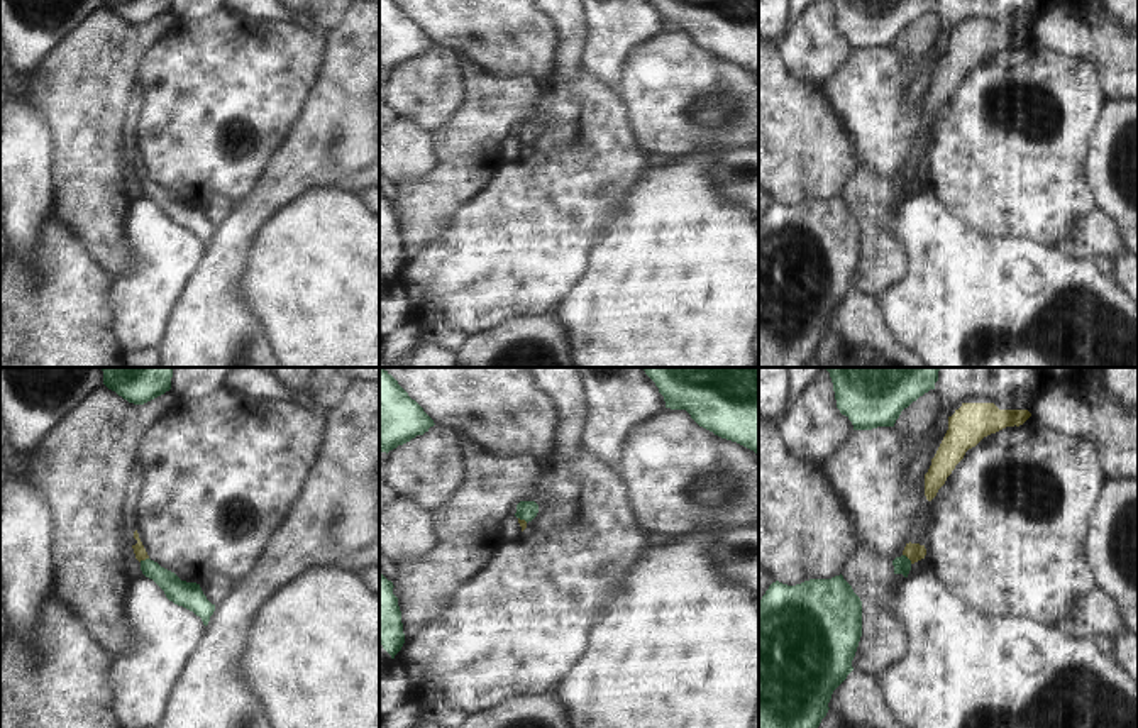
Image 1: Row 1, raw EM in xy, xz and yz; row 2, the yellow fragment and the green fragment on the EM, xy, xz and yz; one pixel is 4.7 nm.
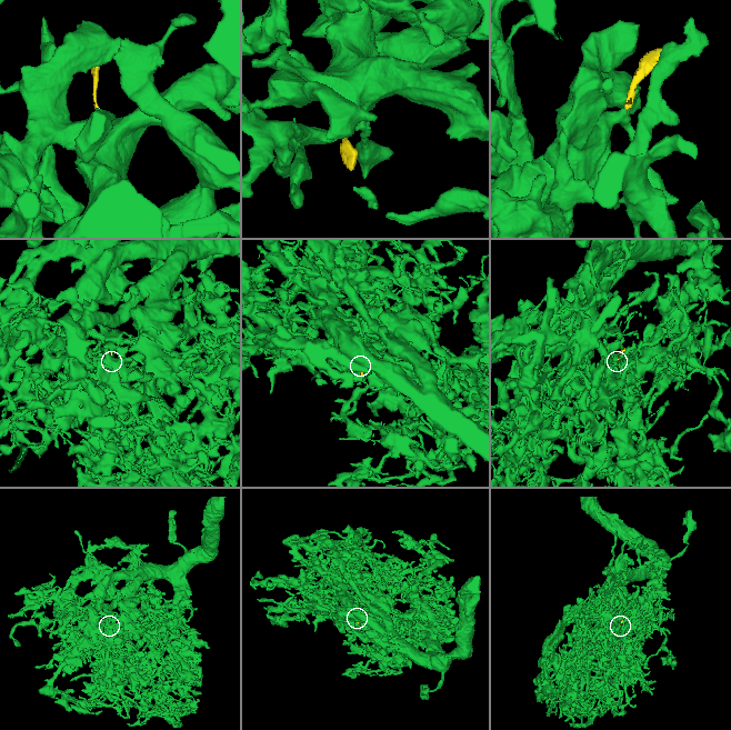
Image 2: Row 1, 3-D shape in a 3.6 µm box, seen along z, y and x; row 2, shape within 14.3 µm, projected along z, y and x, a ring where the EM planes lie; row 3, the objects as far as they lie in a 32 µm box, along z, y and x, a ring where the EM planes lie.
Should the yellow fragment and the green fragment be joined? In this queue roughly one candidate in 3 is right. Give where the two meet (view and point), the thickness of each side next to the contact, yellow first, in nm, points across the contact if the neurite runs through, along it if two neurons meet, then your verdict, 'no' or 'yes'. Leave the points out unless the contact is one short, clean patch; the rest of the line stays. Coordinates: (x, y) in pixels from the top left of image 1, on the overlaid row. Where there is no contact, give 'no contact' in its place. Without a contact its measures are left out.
meets yellow in yz at (908, 557); 90 nm thick on the yellow side, 80 nm on the other; runs through yz (915, 552), (908, 557), (901, 564); yes

